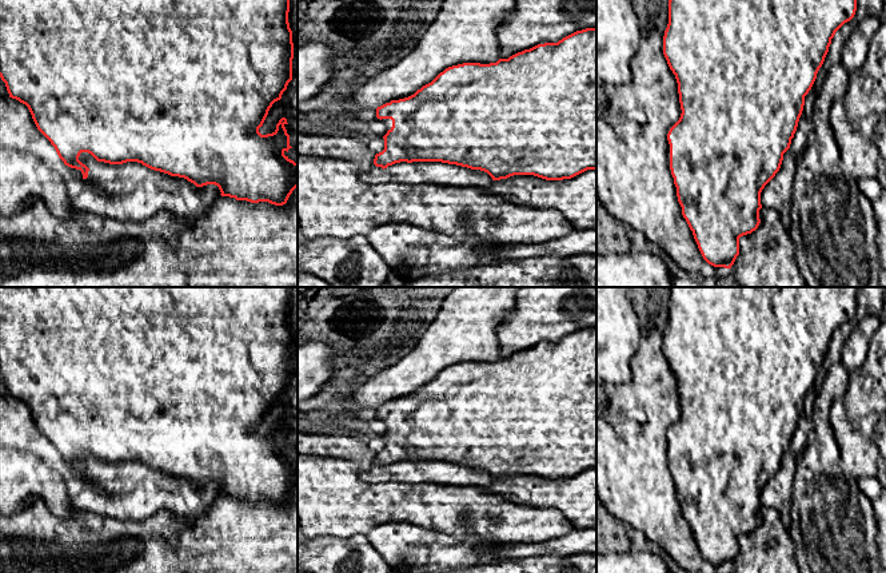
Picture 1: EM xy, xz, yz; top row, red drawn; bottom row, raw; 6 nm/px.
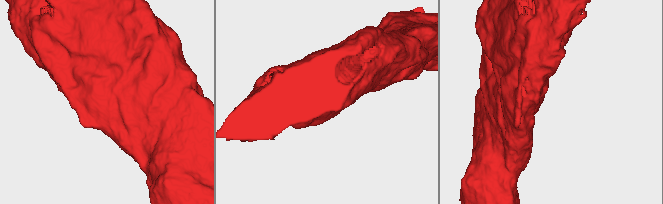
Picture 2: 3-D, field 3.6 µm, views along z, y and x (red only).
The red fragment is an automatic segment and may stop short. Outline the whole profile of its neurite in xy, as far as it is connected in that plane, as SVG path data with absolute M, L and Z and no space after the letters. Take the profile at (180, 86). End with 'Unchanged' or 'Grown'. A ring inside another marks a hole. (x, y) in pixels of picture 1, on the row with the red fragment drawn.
M0 0L0 77L5 83L9 98L19 100L28 107L37 130L51 142L65 166L81 171L83 179L88 178L89 168L79 160L79 156L81 152L88 152L97 162L109 164L137 162L151 170L171 176L184 178L196 187L215 184L219 187L222 196L230 196L236 200L247 200L251 203L268 202L275 206L283 206L298 187L298 163L284 155L286 151L288 152L288 150L292 148L290 146L290 135L284 127L288 123L286 118L282 118L276 124L276 130L267 135L262 135L259 128L263 126L272 104L282 99L283 92L292 80L294 43L292 31L288 23L288 12L290 0Z. Unchanged

